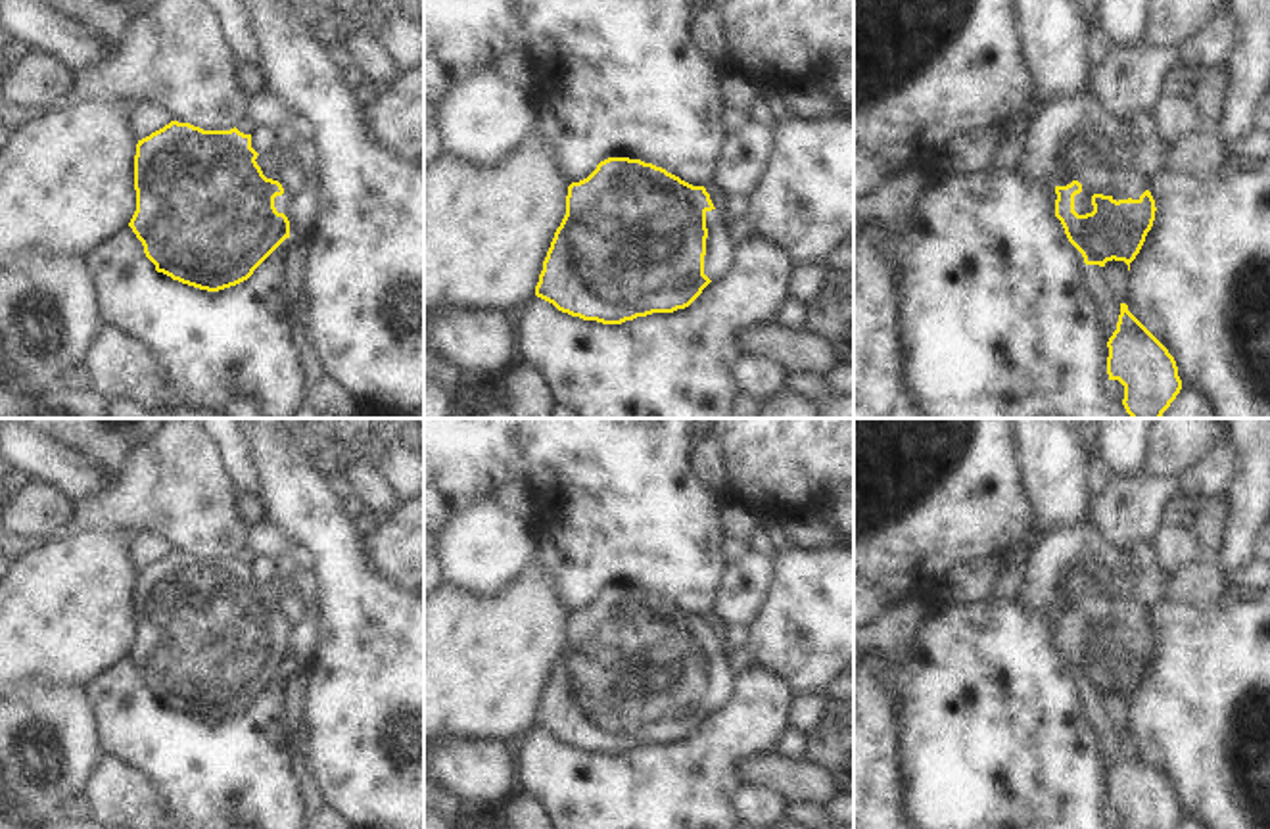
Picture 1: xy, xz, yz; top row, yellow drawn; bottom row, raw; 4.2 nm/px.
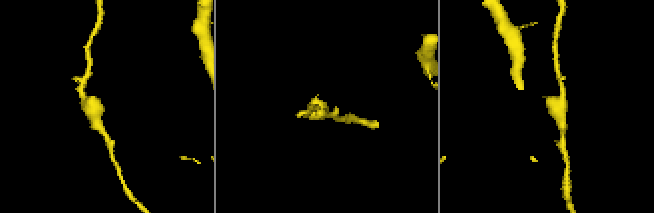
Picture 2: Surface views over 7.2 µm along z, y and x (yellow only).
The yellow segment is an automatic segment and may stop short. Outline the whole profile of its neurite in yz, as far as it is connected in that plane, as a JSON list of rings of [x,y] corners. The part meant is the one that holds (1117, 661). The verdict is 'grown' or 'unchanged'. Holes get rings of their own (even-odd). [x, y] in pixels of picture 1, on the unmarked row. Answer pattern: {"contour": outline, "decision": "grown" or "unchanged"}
{"contour": [[[1072,587],[1072,612],[1055,616],[1055,647],[1086,695],[1130,693],[1155,651],[1147,608],[1128,597],[1092,595]]], "decision": "grown"}

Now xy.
{"contour": [[[171,551],[136,574],[136,641],[129,656],[142,672],[144,683],[157,702],[207,722],[236,716],[247,710],[290,668],[286,637],[292,626],[278,612],[278,597],[278,587],[272,583],[259,585],[251,578],[251,564],[244,564],[236,557],[230,560],[203,560],[190,553]]], "decision": "grown"}

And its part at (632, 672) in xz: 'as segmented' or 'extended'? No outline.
extended

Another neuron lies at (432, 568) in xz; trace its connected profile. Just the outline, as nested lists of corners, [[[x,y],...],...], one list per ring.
[[[424,528],[424,597],[441,585],[439,535]]]

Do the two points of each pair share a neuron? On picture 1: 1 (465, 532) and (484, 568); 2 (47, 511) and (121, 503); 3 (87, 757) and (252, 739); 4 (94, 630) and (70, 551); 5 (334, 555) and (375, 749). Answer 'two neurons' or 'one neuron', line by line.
1: one neuron
2: two neurons
3: two neurons
4: one neuron
5: one neuron

